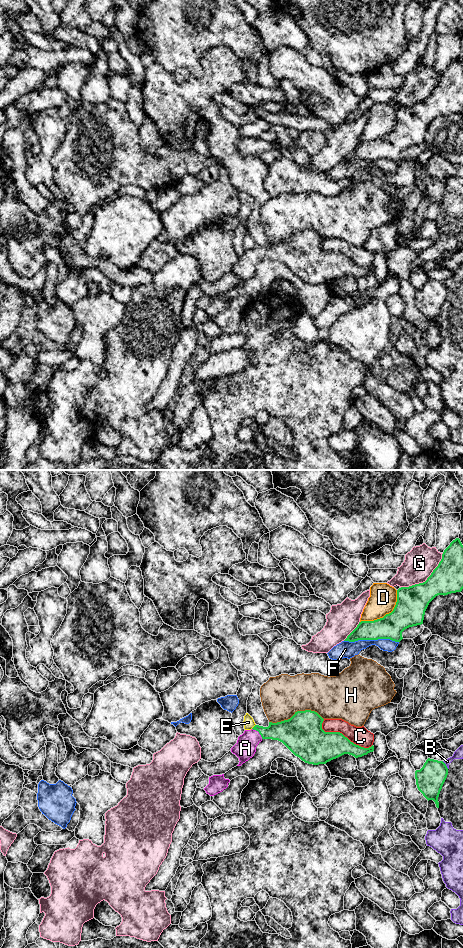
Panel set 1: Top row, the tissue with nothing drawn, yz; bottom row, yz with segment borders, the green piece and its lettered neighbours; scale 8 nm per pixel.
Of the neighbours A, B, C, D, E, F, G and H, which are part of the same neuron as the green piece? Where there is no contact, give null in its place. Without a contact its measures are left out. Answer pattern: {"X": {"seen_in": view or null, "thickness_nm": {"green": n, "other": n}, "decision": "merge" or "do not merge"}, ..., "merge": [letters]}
{"A": {"seen_in": "yz", "thickness_nm": {"green": 200, "other": 170}, "decision": "merge"}, "B": {"seen_in": "yz", "thickness_nm": {"green": 220, "other": 80}, "decision": "do not merge"}, "C": {"seen_in": "yz", "thickness_nm": {"green": 280, "other": 150}, "decision": "do not merge"}, "D": {"seen_in": "yz", "thickness_nm": {"green": 260, "other": 220}, "decision": "do not merge"}, "E": {"seen_in": "yz", "thickness_nm": {"green": 170, "other": 90}, "decision": "do not merge"}, "F": {"seen_in": "yz", "thickness_nm": {"green": 200, "other": 140}, "decision": "do not merge"}, "G": {"seen_in": "yz", "thickness_nm": {"green": 260, "other": 240}, "decision": "do not merge"}, "H": {"seen_in": "yz", "thickness_nm": {"green": 320, "other": 340}, "decision": "do not merge"}, "merge": ["A"]}

